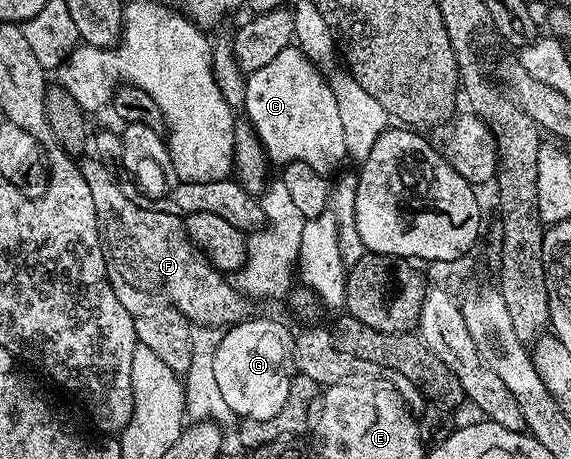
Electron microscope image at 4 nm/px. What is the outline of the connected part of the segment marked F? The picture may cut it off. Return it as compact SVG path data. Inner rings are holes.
M94 156L87 157L79 162L79 171L85 176L85 184L89 184L89 192L93 195L93 208L97 208L99 242L103 246L107 279L111 281L113 292L117 292L117 300L121 300L127 310L134 311L135 290L139 294L148 294L151 298L163 298L159 300L175 308L195 326L228 328L246 319L249 314L248 299L238 292L228 279L226 282L223 279L226 277L188 240L183 219L154 208L146 210L145 207L138 206L133 199L127 198L126 192L115 183L110 165L104 164Z

